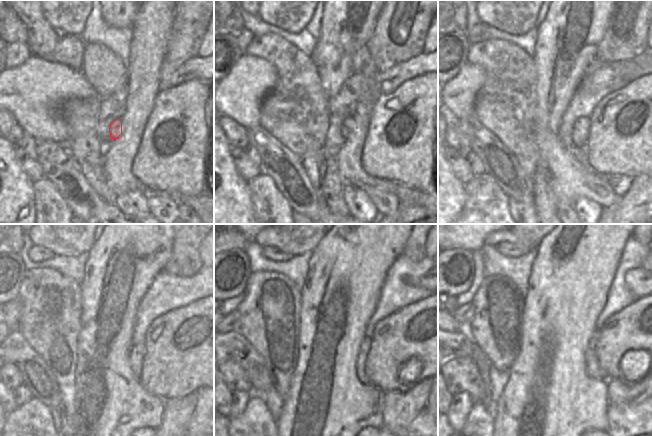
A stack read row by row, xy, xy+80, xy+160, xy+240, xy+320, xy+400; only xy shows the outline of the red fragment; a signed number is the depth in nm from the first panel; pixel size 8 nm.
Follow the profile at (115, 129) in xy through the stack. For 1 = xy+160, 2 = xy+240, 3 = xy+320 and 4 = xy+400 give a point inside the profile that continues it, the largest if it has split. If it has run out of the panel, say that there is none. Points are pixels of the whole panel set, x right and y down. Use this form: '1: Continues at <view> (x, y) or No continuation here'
1: Continues at xy+160 (581, 129)
2: Continues at xy+240 (136, 357)
3: Continues at xy+320 (361, 374)
4: Continues at xy+400 (593, 368).

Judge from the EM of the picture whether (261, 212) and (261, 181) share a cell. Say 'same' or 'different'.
same

